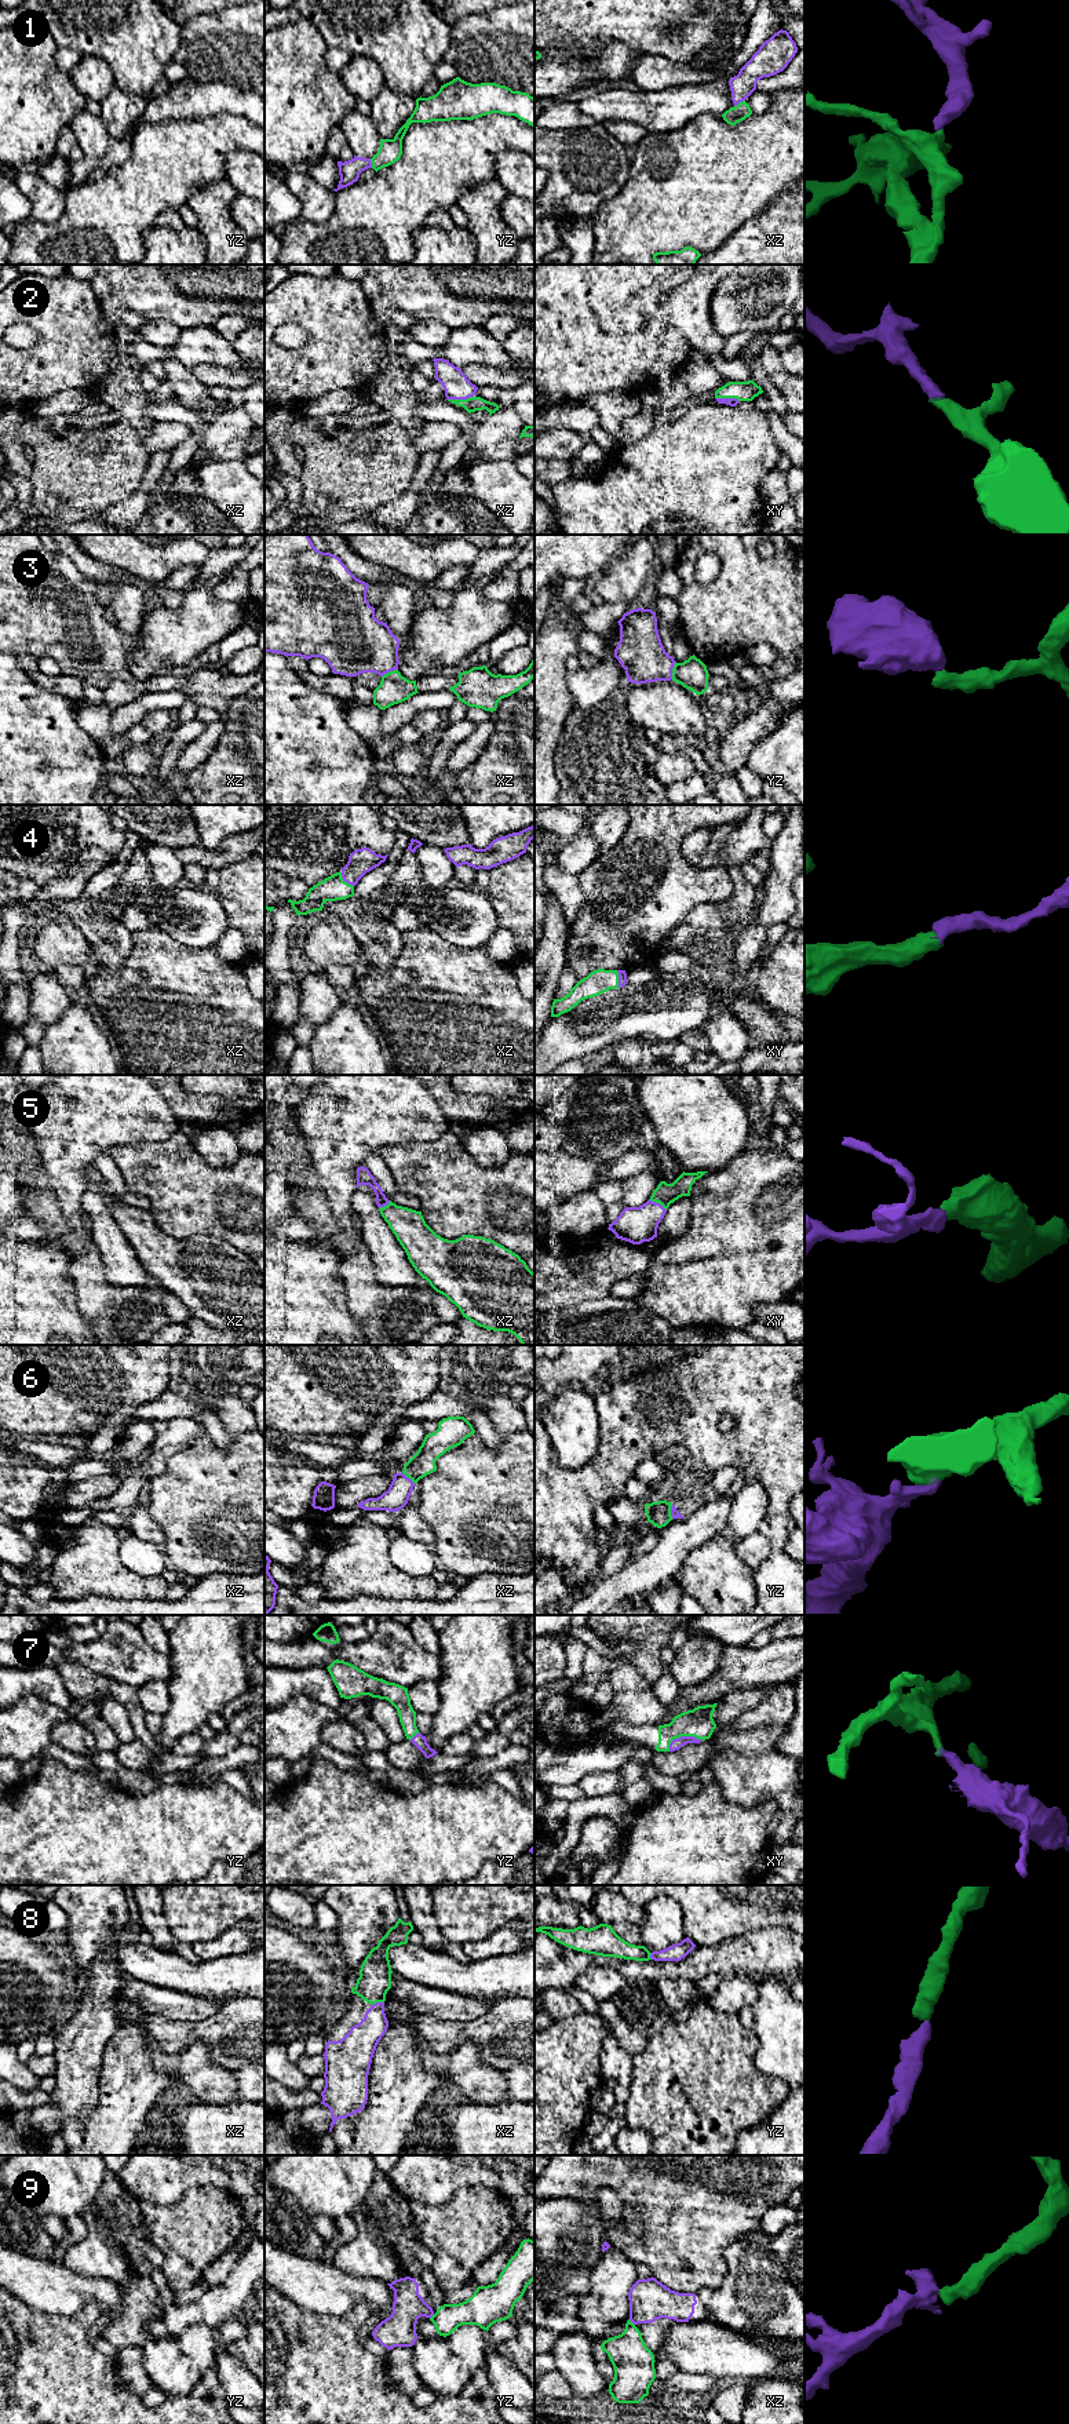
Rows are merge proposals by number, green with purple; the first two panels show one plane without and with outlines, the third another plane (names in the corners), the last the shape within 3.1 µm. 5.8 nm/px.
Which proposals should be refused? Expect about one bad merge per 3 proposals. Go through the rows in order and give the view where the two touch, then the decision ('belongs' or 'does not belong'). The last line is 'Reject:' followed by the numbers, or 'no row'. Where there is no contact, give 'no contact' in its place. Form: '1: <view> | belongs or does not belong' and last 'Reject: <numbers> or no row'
1: xz | belongs
2: xz | belongs
3: yz | belongs
4: xz | belongs
5: xy | belongs
6: xz | belongs
7: xy | belongs
8: xz | belongs
9: xz | does not belong
Reject: 9

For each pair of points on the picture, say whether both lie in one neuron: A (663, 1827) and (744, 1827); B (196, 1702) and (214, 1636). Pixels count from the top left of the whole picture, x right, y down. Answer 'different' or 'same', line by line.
A: same
B: same

